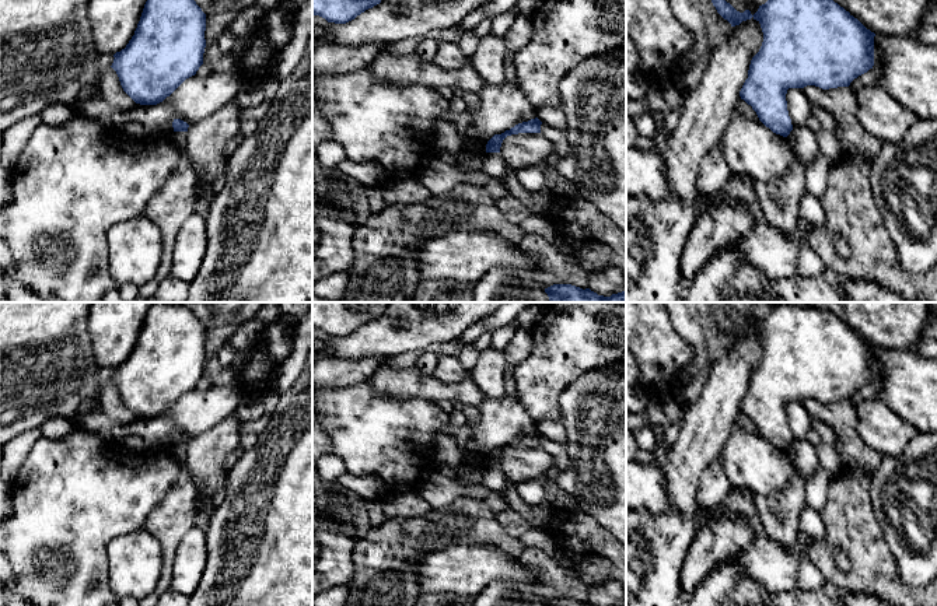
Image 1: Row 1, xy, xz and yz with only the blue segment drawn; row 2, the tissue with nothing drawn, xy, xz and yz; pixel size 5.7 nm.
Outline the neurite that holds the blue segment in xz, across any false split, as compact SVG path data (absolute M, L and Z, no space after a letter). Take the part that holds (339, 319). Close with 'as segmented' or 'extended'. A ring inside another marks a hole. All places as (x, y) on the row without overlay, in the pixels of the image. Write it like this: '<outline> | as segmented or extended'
M312 302L312 329L346 337L380 318L389 302Z | as segmented

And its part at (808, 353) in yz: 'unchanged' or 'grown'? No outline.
unchanged

